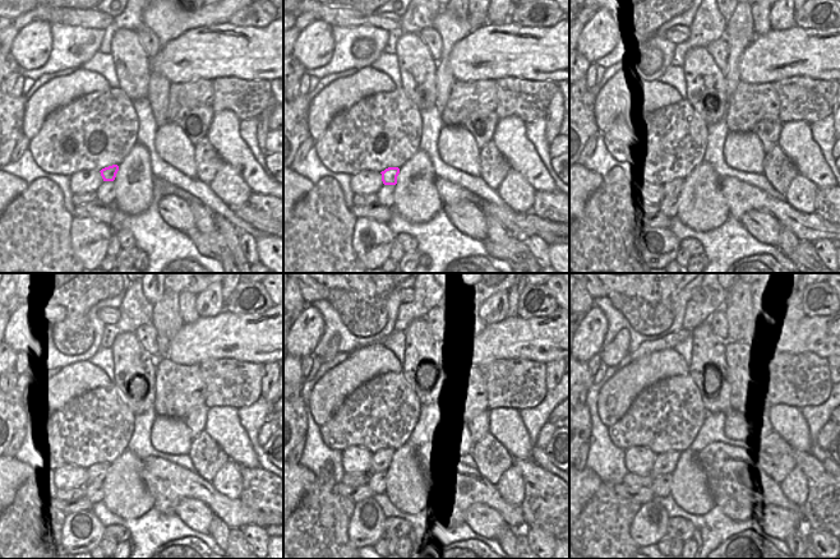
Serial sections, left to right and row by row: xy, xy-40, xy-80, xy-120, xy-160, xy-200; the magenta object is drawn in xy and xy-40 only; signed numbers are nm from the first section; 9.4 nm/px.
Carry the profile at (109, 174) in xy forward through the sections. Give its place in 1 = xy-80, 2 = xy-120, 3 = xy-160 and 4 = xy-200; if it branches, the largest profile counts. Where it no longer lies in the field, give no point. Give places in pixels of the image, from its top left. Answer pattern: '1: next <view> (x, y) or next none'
1: next xy-80 (674, 180)
2: next xy-120 (97, 471)
3: next xy-160 (379, 461)
4: next xy-200 (664, 462)

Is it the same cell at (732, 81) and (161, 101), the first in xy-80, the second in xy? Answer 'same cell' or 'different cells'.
same cell

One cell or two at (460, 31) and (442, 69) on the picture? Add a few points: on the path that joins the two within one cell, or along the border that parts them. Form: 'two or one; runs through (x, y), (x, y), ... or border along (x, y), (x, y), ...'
one; runs through (451, 40), (447, 44), (443, 60)

